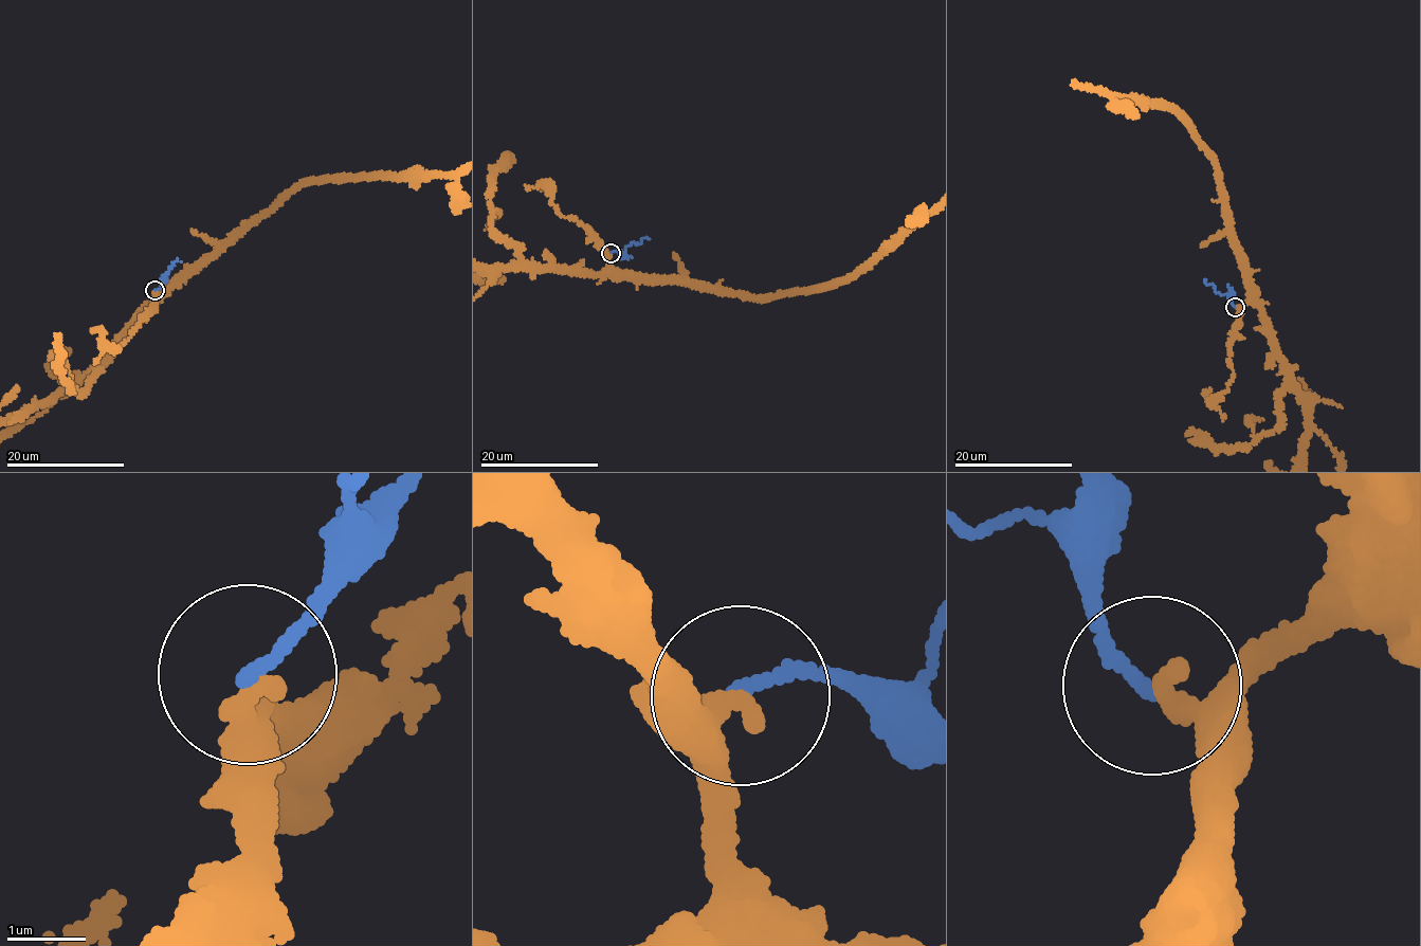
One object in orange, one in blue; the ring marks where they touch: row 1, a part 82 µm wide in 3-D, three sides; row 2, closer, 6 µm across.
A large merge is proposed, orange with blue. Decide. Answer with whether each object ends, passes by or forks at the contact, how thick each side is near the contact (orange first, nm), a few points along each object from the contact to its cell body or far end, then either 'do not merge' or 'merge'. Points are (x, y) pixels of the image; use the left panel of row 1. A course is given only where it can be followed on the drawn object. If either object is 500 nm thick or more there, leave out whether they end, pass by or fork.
orange passes by; blue ends there; 280 nm thick on the orange side, 170 nm on the other; orange runs (155, 291), (158, 293), (174, 286), (302, 185), (346, 175), (448, 174), (466, 170); blue runs (155, 290), (175, 260), (180, 261); do not merge

